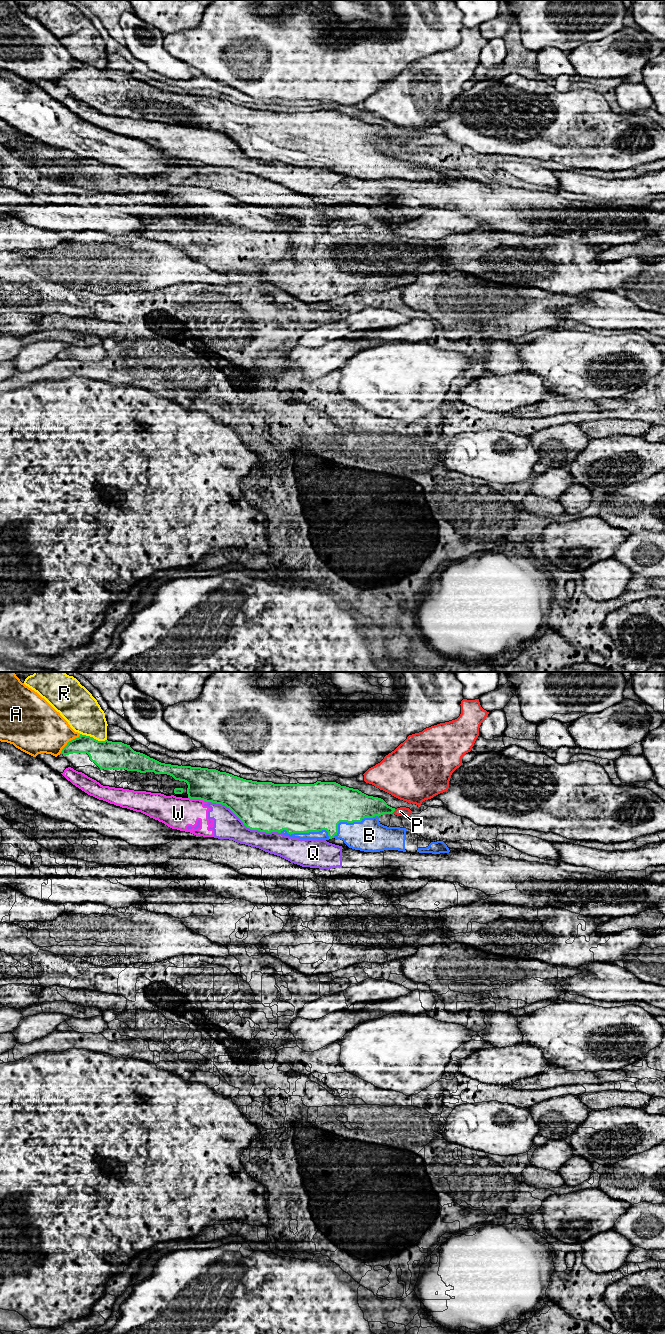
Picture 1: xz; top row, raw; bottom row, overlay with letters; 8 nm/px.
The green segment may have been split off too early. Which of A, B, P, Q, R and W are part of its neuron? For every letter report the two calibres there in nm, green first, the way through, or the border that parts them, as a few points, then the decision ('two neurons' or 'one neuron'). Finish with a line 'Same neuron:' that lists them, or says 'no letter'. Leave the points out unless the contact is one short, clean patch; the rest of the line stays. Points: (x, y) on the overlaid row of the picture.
A: 160/380 nm | two neurons
B: 360/260 nm | one neuron
P: 190/70 nm | along xz (395, 809), (391, 813) | two neurons
Q: 400/220 nm | two neurons
R: 220/300 nm | two neurons
W: 260/260 nm | along xz (188, 797), (202, 799), (207, 802) | two neurons
Same neuron: B

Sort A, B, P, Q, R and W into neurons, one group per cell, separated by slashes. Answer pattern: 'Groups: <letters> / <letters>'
Groups: A / B / P / Q W / R

